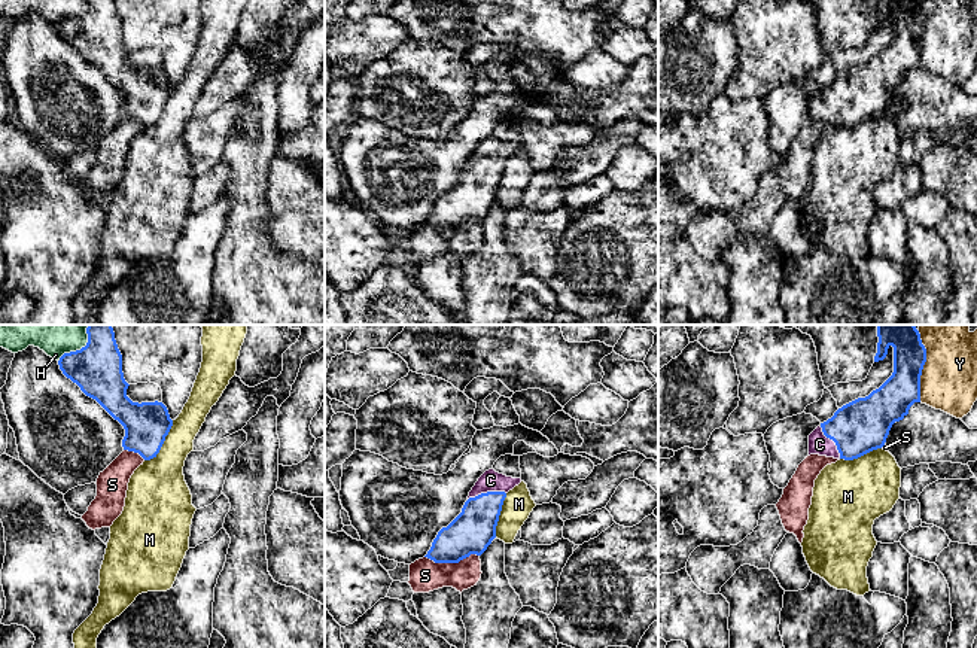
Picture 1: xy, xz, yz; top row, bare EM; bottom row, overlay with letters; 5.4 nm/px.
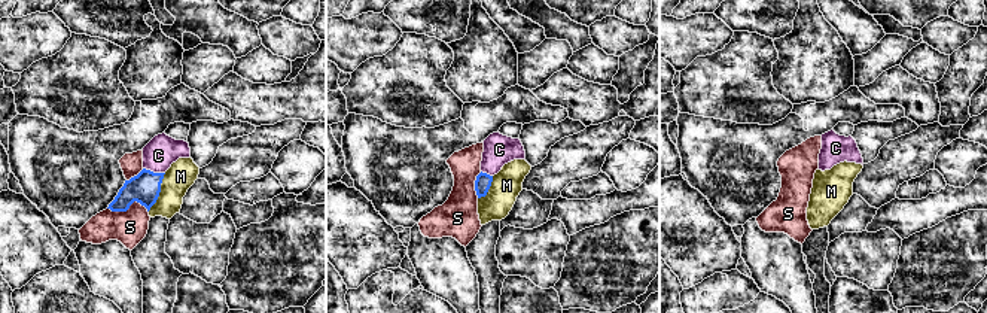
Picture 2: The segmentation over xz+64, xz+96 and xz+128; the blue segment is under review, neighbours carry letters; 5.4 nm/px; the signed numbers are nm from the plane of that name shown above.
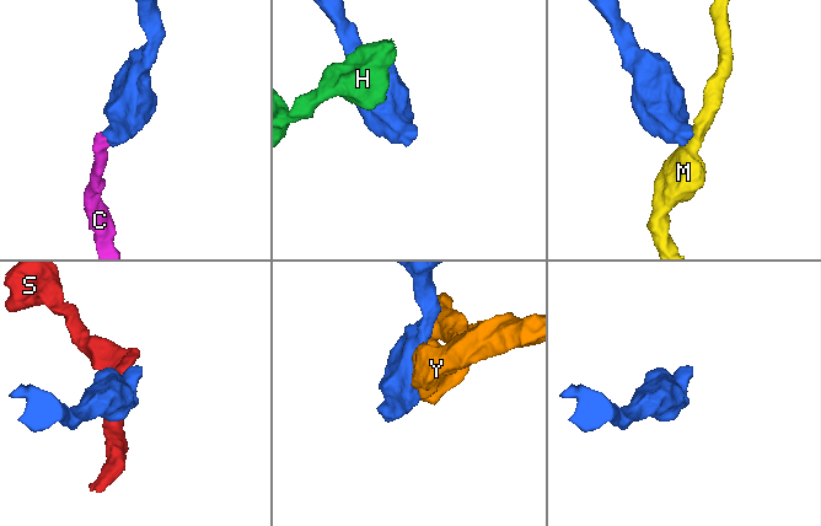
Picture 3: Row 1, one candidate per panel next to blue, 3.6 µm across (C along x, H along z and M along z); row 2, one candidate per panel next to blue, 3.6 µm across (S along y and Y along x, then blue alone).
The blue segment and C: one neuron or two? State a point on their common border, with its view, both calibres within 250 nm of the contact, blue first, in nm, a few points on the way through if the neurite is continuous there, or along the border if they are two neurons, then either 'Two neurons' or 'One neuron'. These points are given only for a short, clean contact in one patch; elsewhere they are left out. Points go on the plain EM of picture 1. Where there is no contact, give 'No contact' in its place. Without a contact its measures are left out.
Touches blue at xz (487, 158). Thickness 240 nm (blue) against 110 nm. Path across: xz (471, 198), (487, 158), (490, 146). One neuron

